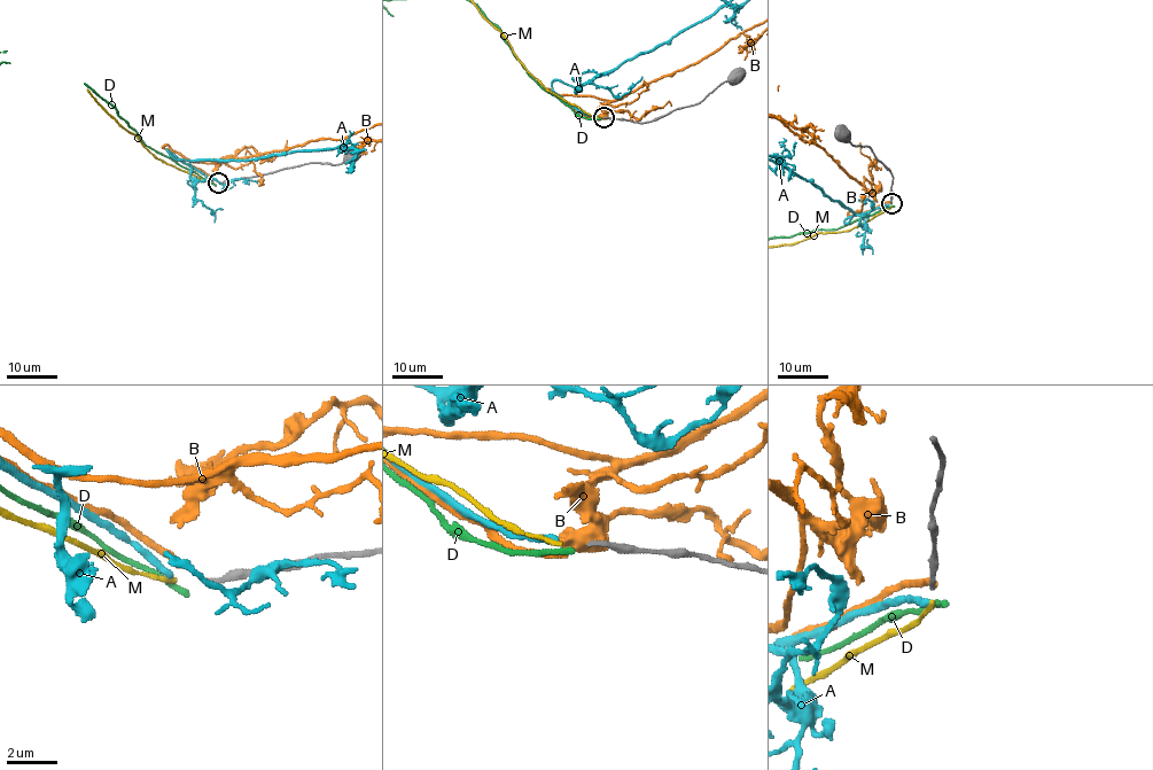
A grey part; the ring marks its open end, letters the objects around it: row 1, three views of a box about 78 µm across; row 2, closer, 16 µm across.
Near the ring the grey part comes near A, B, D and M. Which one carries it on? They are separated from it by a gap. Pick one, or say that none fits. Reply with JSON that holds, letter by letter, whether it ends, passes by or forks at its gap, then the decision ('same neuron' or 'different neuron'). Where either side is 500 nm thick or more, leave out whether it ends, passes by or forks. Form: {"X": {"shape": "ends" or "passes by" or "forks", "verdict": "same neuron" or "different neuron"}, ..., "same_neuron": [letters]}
{"A": {"shape": "ends", "verdict": "different neuron"}, "B": {"shape": "ends", "verdict": "different neuron"}, "D": {"shape": "ends", "verdict": "different neuron"}, "M": {"shape": "ends", "verdict": "different neuron"}, "same_neuron": []}

